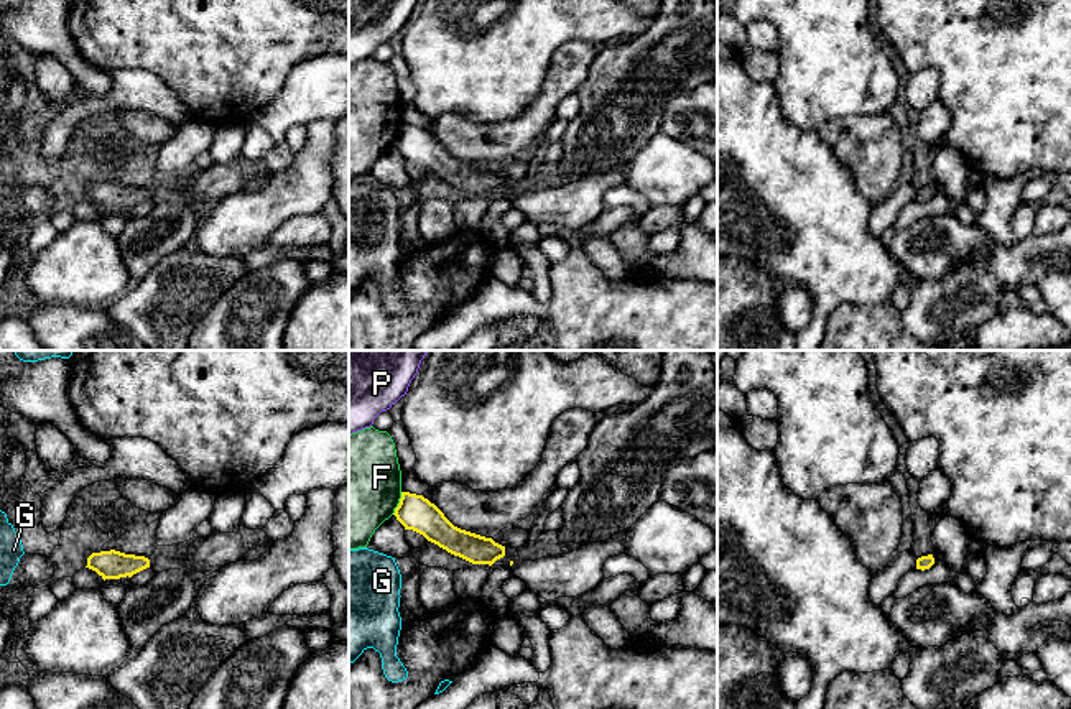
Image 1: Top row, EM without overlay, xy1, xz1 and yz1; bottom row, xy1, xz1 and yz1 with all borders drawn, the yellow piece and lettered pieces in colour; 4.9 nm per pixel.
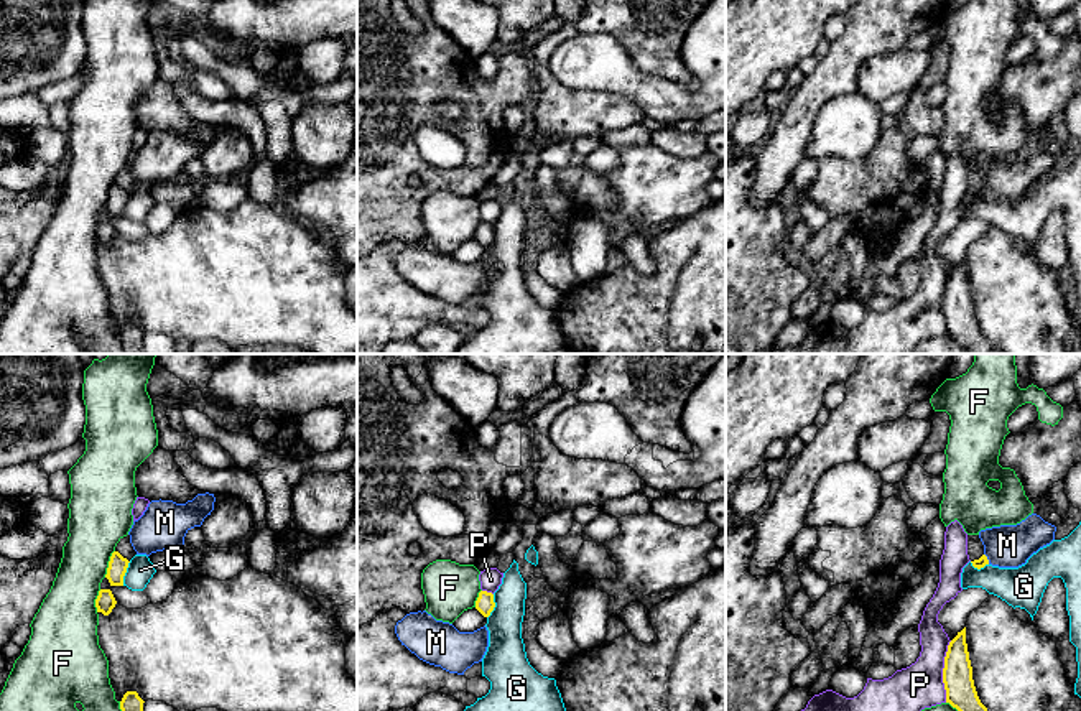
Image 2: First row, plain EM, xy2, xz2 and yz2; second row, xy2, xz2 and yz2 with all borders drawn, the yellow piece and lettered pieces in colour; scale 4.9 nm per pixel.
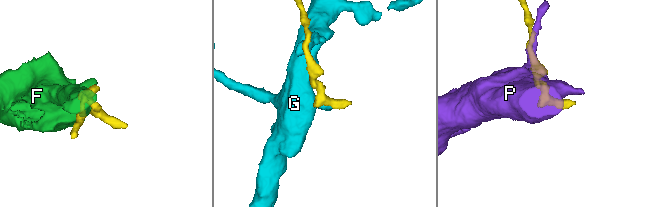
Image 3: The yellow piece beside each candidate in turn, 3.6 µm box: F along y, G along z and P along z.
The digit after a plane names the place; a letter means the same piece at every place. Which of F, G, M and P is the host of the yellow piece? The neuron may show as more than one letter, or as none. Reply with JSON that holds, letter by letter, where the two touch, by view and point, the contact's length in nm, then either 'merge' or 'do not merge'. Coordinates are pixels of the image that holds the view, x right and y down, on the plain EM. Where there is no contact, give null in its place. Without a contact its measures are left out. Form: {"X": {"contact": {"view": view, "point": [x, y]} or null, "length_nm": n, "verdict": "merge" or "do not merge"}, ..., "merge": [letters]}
{"F": {"contact": {"view": "xy2", "point": [109, 195]}, "length_nm": 140, "verdict": "do not merge"}, "G": {"contact": {"view": "xy2", "point": [125, 203]}, "length_nm": 130, "verdict": "do not merge"}, "M": {"contact": {"view": "yz2", "point": [986, 190]}, "length_nm": 60, "verdict": "do not merge"}, "P": {"contact": {"view": "yz2", "point": [943, 303]}, "length_nm": 300, "verdict": "do not merge"}, "merge": []}

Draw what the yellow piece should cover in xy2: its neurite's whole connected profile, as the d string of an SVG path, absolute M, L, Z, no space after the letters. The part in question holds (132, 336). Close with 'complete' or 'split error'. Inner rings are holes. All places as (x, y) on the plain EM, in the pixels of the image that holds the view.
M127 323L120 332L120 341L125 354L145 354L143 331L137 323Z; complete

